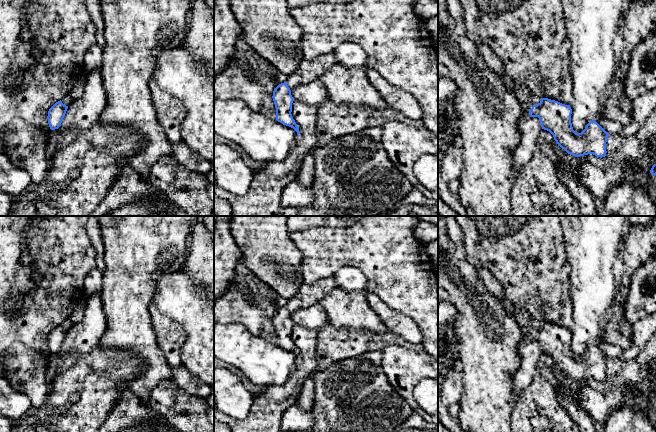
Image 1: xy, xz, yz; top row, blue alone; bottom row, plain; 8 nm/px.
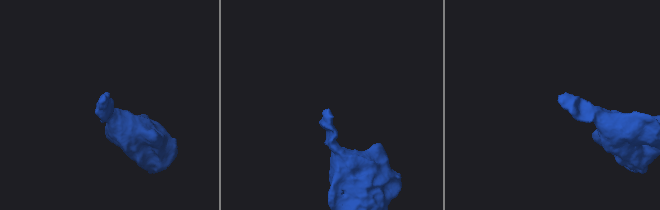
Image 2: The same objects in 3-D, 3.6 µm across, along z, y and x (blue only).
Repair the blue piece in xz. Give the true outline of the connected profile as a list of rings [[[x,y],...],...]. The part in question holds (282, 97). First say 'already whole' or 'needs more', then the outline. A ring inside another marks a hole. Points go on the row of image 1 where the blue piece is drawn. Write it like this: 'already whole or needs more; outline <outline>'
needs more; outline [[[296,72],[288,76],[284,83],[279,84],[273,91],[273,101],[276,108],[276,120],[283,125],[293,128],[299,137],[299,128],[292,117],[294,98],[291,89],[302,84],[301,76]]]

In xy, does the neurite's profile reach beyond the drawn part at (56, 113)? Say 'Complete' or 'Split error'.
Split error

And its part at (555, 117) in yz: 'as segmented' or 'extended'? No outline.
extended

